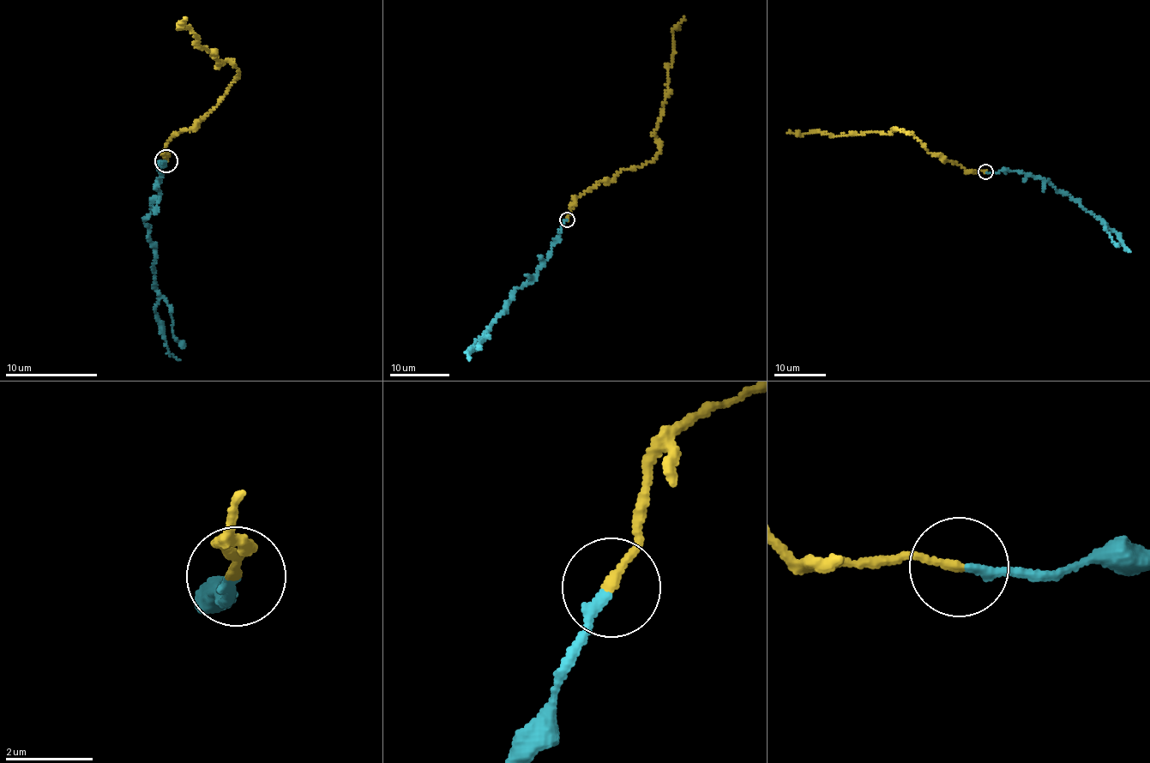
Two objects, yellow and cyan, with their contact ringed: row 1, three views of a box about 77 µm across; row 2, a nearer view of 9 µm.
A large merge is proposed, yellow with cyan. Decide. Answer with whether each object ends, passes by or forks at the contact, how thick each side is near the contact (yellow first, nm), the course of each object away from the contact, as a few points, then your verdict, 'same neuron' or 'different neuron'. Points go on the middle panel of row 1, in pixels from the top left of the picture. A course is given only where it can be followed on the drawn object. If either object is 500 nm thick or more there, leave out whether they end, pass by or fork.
yellow ends there; cyan ends there; 200 nm thick on the yellow side, 200 nm on the other; yellow runs (566, 219), (574, 200), (618, 172), (647, 164), (659, 151), (655, 132), (667, 93), (673, 29), (683, 17); cyan runs (566, 219), (536, 278), (512, 293), (512, 299), (503, 312), (469, 349), (470, 361); same neuron

